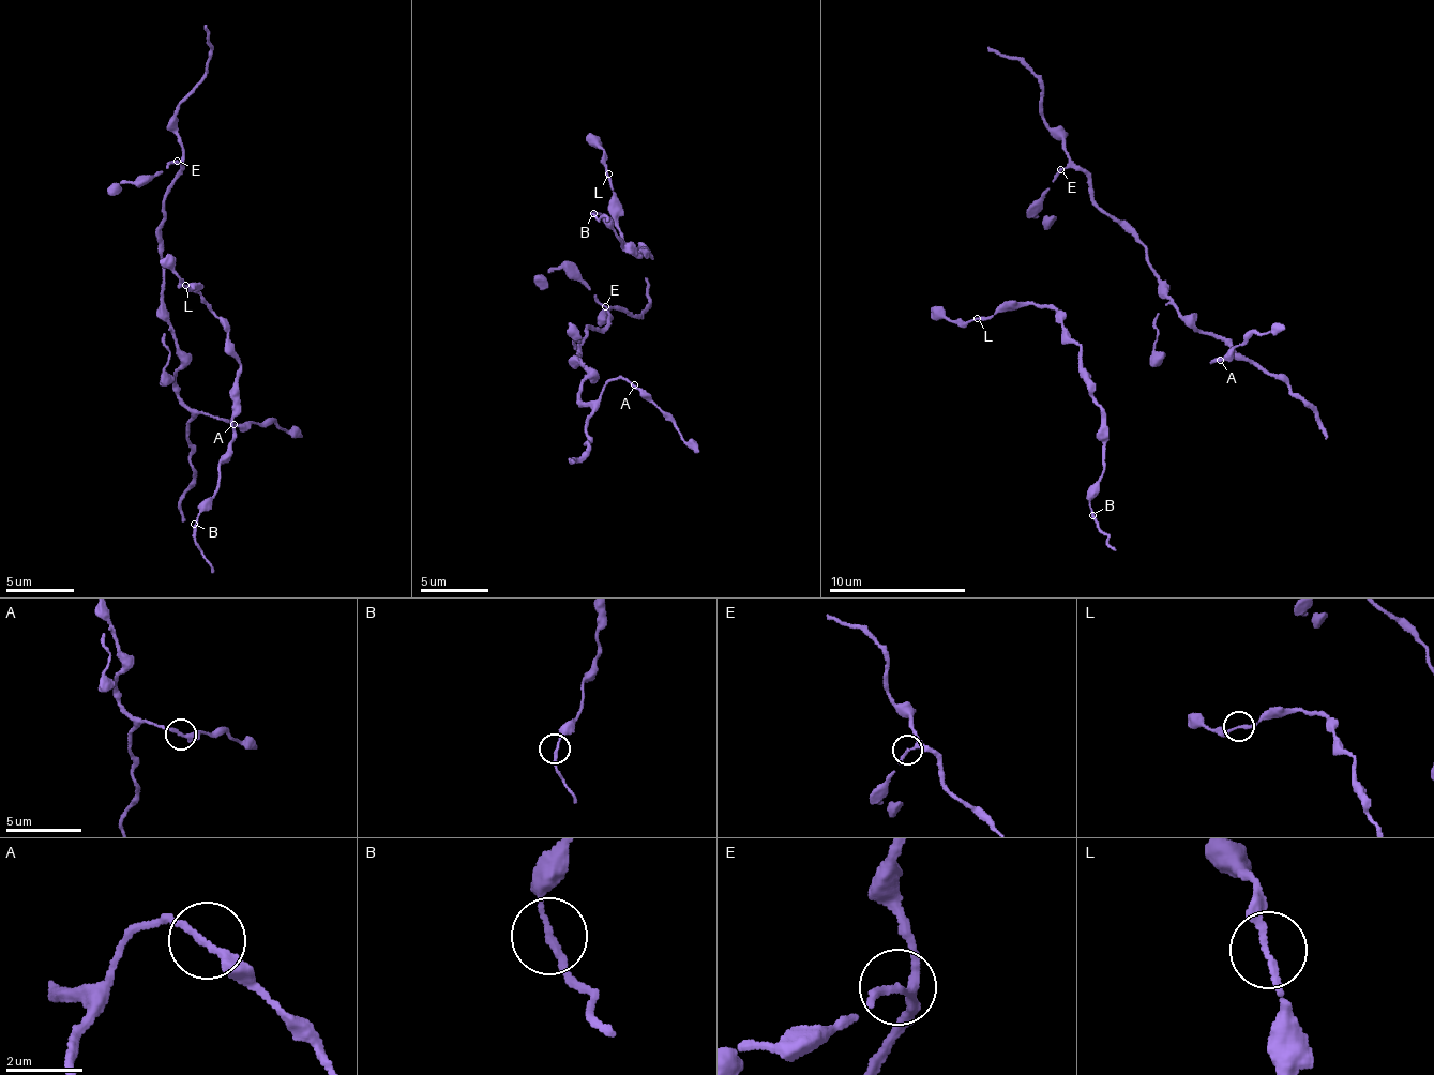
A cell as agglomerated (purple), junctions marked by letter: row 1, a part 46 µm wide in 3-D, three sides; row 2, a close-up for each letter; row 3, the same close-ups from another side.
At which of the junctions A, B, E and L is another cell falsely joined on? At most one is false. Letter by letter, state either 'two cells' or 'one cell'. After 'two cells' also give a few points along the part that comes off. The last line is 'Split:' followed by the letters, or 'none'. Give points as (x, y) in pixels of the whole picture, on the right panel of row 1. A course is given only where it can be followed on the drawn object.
A: one cell
B: one cell
E: one cell
L: one cell
Split: none

